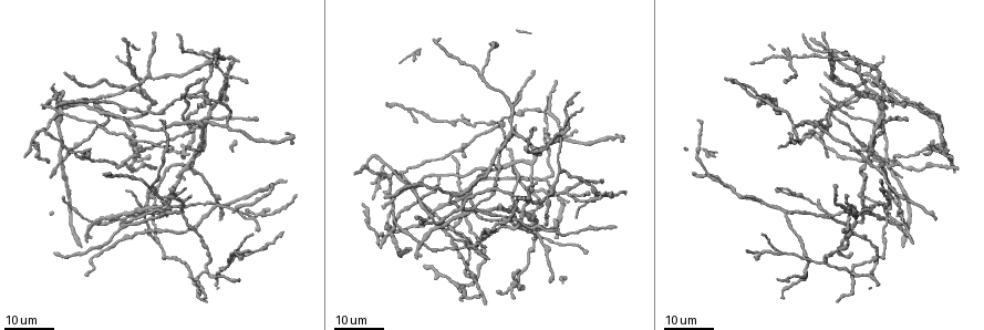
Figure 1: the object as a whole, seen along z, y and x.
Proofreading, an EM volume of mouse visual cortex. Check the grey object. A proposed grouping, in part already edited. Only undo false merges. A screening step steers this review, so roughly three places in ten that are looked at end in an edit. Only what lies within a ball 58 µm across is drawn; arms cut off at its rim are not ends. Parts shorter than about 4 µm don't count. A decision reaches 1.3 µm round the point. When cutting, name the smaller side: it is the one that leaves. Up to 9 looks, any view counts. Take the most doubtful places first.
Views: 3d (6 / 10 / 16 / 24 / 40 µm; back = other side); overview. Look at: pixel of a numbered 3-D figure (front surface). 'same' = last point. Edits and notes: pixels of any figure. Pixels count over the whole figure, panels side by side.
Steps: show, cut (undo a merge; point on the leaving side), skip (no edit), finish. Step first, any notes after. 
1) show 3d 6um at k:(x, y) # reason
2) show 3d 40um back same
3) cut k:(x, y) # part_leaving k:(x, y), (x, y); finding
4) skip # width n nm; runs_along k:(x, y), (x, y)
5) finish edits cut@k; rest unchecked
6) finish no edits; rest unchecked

show 3d 16um at 1:(61, 110)

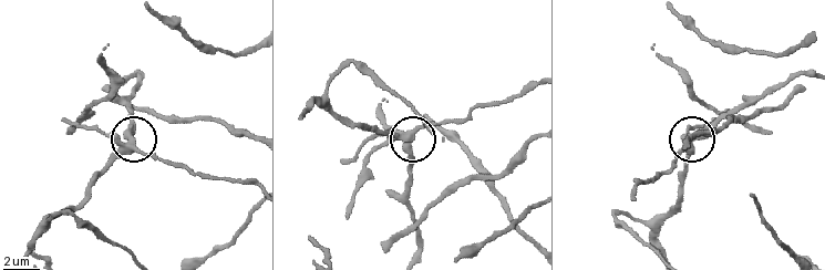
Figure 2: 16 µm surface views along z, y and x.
show 3d 6um at 2:(131, 146)

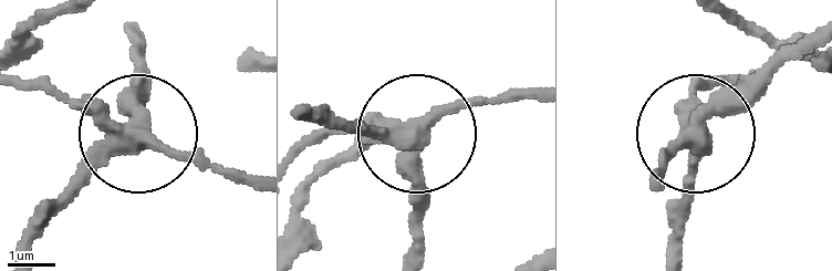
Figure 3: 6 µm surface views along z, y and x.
cut 3:(190, 153) # part_leaving 3:(132, 126), (258, 174); two cells meet here

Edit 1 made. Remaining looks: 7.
show overview

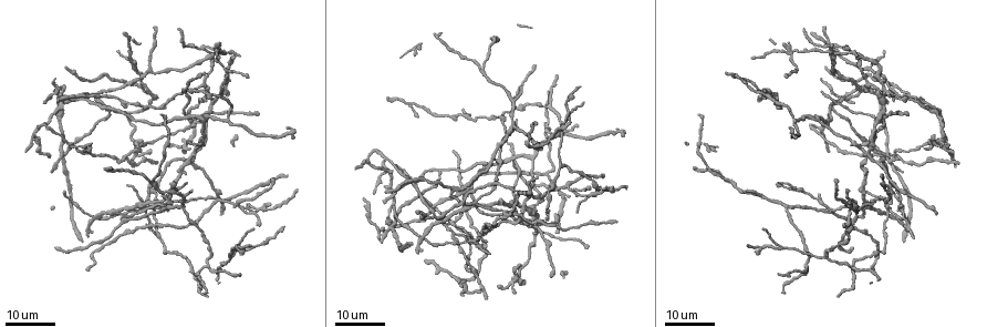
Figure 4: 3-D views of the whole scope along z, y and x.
show 3d 16um at 4:(901, 210)

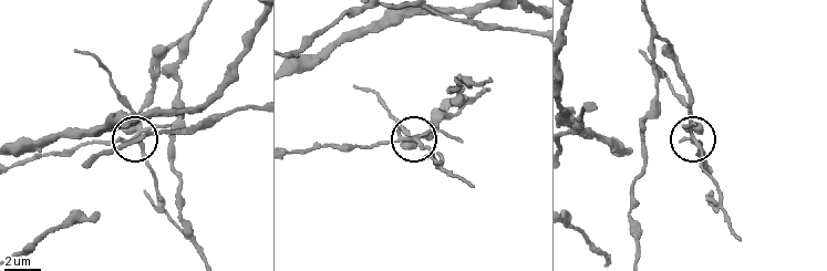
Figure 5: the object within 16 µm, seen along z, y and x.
show 3d 10um at 5:(693, 137)

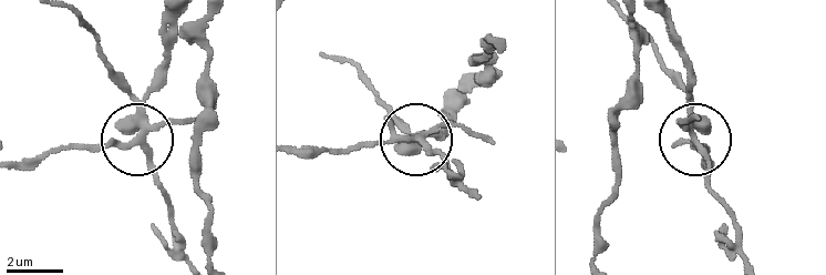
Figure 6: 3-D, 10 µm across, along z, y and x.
cut 6:(112, 144) # part_leaving 6:(142, 116), (127, 140), (78, 142), (21, 160); a second cell is stuck on

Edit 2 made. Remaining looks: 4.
show 3d 16um at 4:(779, 245) # three arms meet

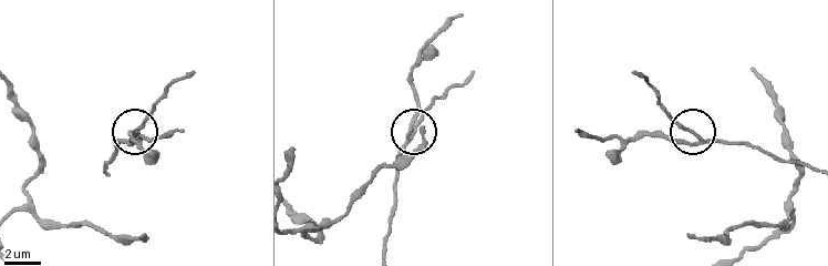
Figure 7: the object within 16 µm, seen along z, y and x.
show 3d 10um at 7:(688, 130)

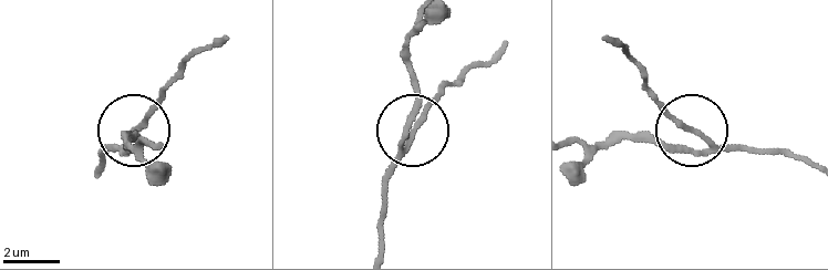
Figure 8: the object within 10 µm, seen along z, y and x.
skip # arms 3; runs_along 8:(808, 163), (772, 151), (722, 148), (679, 122), (645, 89); all the same cell

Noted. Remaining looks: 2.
show 3d 16um at 4:(824, 258) # thin arm on a thick one

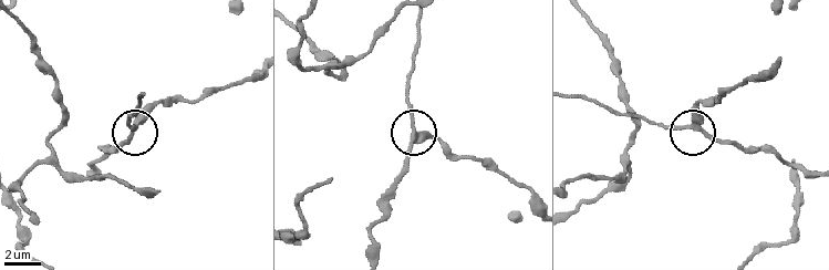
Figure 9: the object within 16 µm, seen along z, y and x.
show 3d 10um at 9:(698, 128) # zoom in

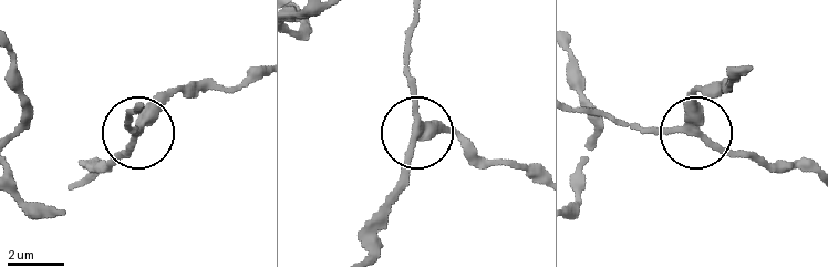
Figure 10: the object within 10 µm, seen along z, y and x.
skip # side_arm 15 um; arms 3; all the same cell

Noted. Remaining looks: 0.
finish edits cut@3, cut@6; rest unchecked

